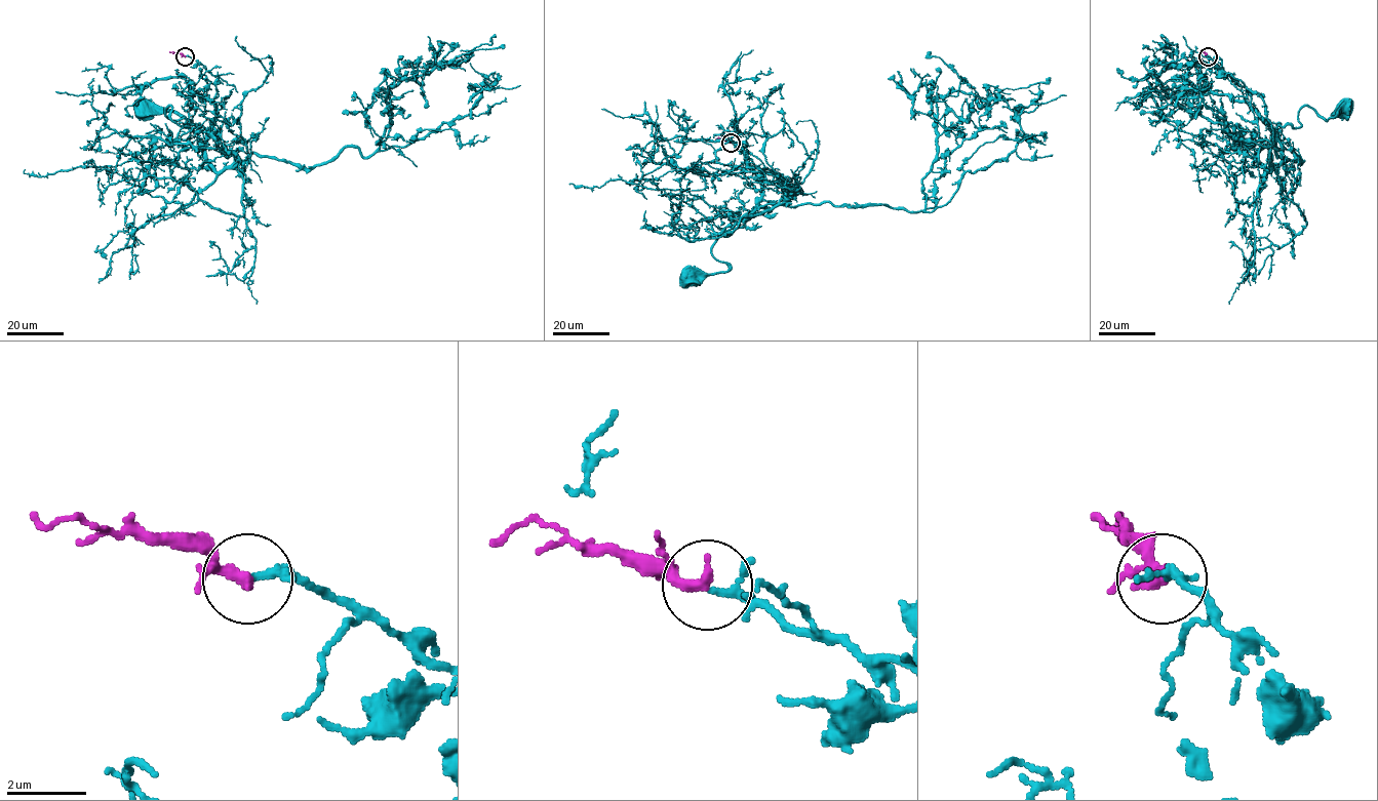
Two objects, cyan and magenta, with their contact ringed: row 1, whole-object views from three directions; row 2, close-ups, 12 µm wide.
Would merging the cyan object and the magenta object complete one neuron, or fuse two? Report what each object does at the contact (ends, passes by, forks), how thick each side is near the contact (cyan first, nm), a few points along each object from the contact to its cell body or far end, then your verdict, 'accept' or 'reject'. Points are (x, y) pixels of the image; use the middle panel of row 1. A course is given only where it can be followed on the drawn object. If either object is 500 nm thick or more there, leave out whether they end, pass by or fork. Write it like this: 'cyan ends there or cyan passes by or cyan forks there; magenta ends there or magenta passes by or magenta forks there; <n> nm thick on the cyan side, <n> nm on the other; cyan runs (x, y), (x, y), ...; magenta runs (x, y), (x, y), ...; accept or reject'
cyan passes by; magenta passes by; 140 nm thick on the cyan side, 240 nm on the other; cyan runs (731, 143), (763, 165), (760, 199), (741, 227), (721, 236), (716, 233), (711, 254), (727, 269), (686, 275); magenta runs (731, 143), (715, 139); accept

